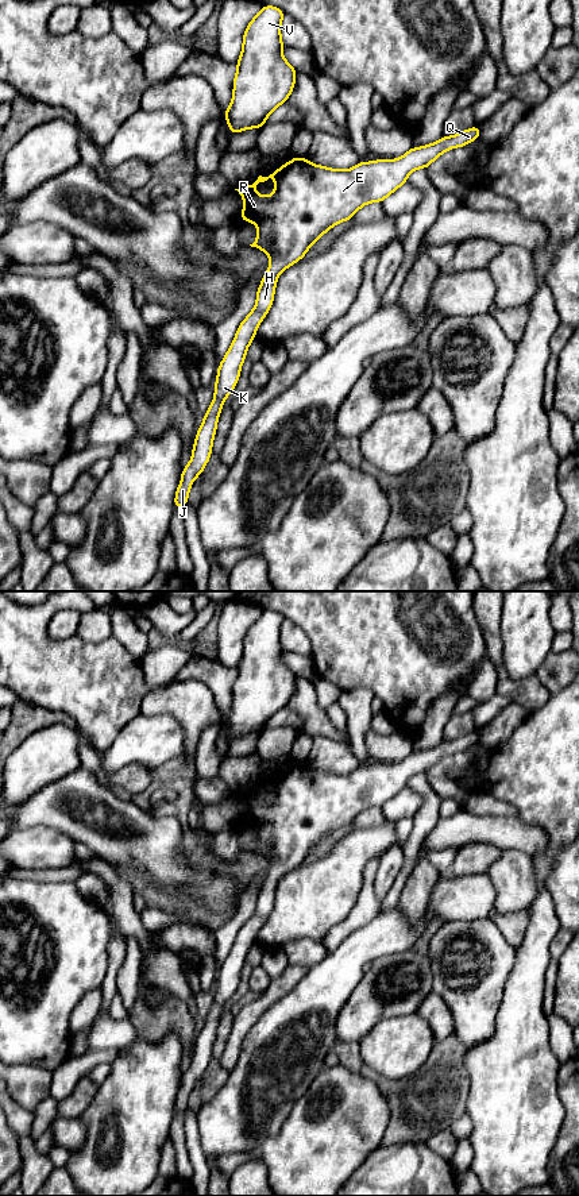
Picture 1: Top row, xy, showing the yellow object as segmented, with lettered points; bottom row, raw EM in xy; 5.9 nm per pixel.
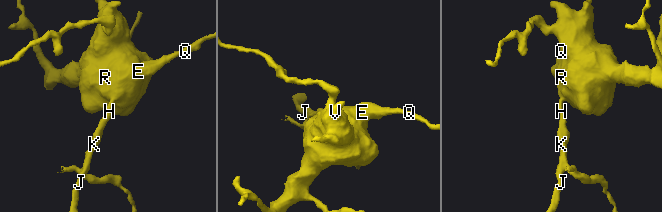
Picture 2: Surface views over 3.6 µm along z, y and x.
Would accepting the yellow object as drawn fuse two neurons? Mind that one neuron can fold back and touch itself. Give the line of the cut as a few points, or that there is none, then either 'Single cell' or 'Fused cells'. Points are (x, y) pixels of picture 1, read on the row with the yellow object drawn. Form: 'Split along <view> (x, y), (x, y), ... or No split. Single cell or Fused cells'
No split. Single cell

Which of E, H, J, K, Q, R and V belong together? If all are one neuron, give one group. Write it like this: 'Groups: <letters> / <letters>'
Groups: E H J K Q R V

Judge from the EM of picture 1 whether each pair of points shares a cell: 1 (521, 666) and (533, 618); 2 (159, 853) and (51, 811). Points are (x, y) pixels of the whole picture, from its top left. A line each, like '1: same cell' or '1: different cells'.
1: same cell
2: same cell

